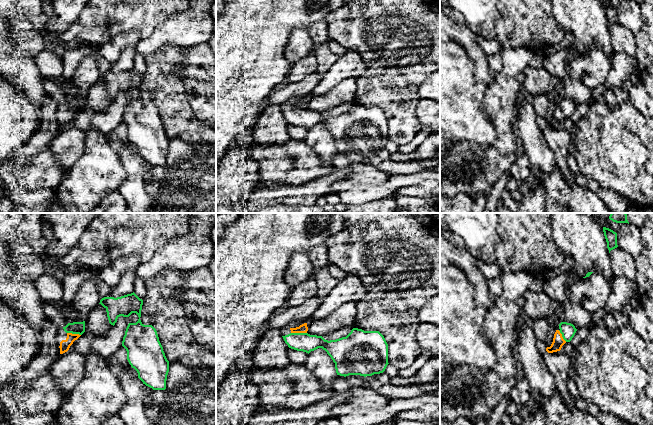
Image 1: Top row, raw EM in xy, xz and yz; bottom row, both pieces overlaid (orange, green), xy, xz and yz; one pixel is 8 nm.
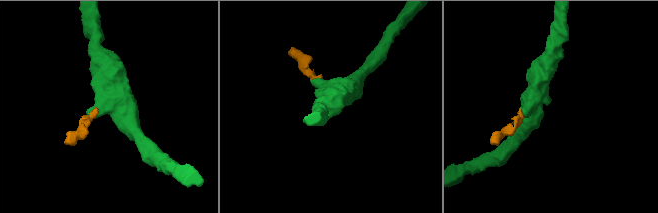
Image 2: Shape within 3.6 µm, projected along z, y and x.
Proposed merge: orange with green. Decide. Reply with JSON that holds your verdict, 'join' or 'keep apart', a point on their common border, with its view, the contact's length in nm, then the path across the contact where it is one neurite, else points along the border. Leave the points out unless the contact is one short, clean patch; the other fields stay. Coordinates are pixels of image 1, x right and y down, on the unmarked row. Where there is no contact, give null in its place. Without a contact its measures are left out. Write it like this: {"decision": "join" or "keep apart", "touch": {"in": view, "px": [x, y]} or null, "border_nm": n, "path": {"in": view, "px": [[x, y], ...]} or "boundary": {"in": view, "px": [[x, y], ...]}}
{"decision": "join", "touch": {"in": "xz", "px": [299, 108]}, "border_nm": 130, "path": {"in": "xz", "px": [[303, 104], [299, 108], [305, 118]]}}

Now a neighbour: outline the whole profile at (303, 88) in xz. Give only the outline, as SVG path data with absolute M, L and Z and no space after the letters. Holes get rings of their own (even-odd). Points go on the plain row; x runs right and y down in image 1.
M315 71L300 82L286 82L282 89L273 92L267 97L265 105L281 105L284 102L288 102L292 97L303 97L307 99L320 80L321 78Z

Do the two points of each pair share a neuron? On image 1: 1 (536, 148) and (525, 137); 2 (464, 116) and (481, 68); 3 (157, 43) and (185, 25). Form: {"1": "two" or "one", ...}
{"1": "one", "2": "two", "3": "one"}

